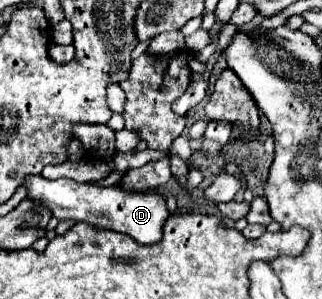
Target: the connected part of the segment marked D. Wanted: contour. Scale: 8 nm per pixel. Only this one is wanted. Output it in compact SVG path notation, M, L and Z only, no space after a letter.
M43 176L27 178L25 186L29 186L29 196L43 200L59 220L75 220L87 222L97 228L111 228L115 232L123 232L137 240L139 244L155 244L163 236L163 224L169 218L169 210L165 206L165 198L153 192L127 192L121 186L99 186L99 184L79 184L69 178L45 180Z

